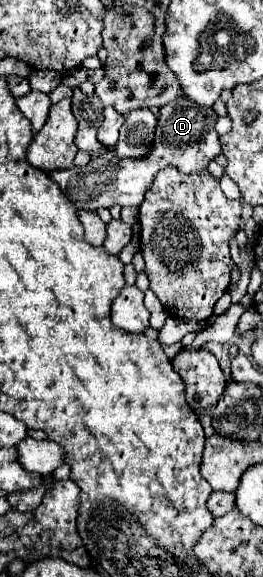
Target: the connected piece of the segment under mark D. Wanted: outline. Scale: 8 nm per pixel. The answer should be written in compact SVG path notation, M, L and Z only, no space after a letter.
M175 100L159 110L159 122L155 126L155 140L151 152L139 160L119 158L113 150L105 150L95 156L87 166L73 166L67 170L51 172L51 180L59 184L63 194L83 210L99 210L119 206L139 206L143 194L153 184L155 174L161 168L175 166L183 174L195 174L209 166L209 162L221 154L219 136L215 130L217 114L213 108L201 108L193 102Z

